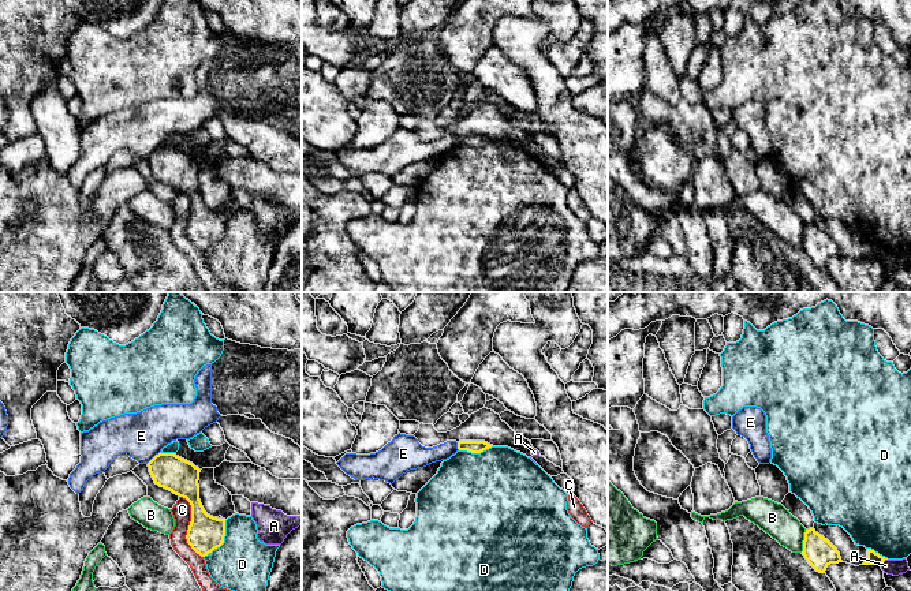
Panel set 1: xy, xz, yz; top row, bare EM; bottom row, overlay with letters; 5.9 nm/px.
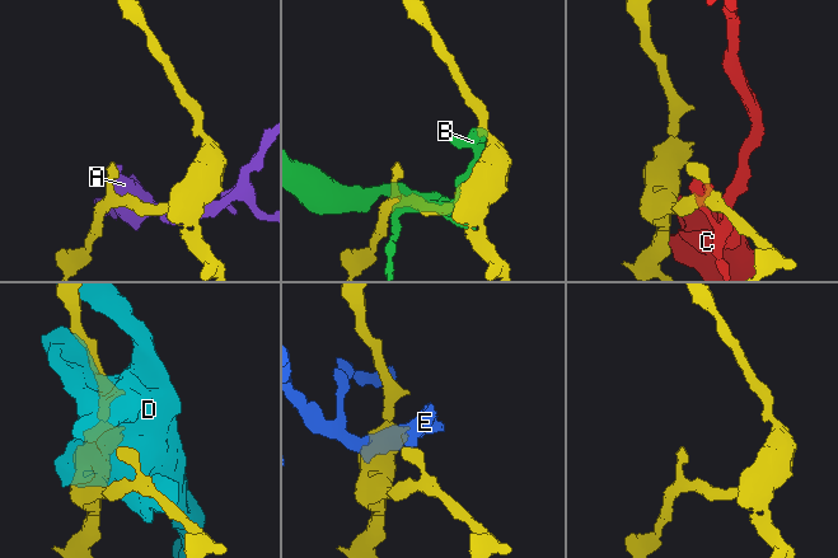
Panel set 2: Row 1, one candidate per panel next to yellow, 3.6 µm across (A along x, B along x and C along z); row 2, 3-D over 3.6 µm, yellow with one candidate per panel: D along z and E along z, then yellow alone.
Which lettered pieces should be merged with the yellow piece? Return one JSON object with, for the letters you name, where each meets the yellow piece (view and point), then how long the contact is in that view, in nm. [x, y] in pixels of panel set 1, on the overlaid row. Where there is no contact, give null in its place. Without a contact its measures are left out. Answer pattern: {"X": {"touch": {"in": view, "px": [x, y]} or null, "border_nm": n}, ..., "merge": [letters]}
{"merge": []}

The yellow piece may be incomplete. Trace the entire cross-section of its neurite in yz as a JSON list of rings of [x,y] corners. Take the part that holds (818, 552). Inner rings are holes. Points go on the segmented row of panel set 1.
[[[814,528],[806,530],[802,554],[819,573],[825,573],[830,564],[843,562],[837,549]]]

